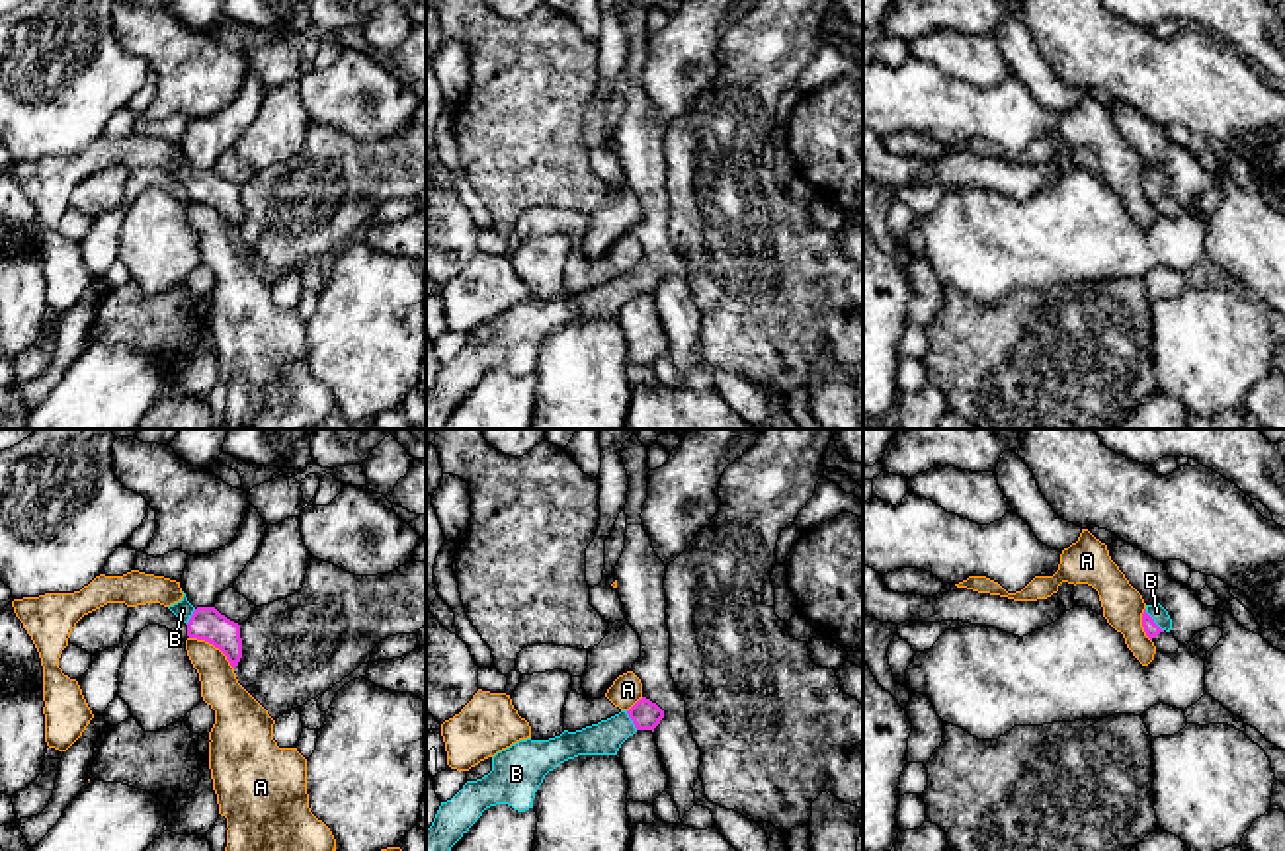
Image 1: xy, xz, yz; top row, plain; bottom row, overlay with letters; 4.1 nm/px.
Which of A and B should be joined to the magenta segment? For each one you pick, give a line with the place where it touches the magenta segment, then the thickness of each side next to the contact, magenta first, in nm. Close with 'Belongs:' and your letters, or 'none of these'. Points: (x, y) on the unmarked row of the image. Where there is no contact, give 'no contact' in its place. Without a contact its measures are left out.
B: contact yz (1153, 184); calibres 60 and 70 nm
Belongs: B

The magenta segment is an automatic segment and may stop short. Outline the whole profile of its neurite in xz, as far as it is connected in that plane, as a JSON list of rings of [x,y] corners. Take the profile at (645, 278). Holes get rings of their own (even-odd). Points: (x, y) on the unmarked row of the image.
[[[639,262],[629,273],[586,289],[564,293],[549,303],[519,303],[492,320],[492,334],[467,344],[447,365],[441,365],[426,392],[426,429],[443,429],[451,410],[469,394],[482,375],[508,367],[518,375],[533,371],[533,361],[545,338],[578,318],[617,318],[621,306],[637,293],[652,293],[664,273],[650,262]]]

